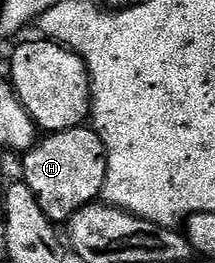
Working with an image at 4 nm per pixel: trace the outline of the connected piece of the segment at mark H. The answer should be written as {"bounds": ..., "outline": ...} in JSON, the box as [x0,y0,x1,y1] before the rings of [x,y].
{"bounds":[21,127,108,223],"outline":[[[92,127],[54,131],[24,153],[21,172],[24,182],[38,196],[42,211],[52,222],[66,223],[81,206],[98,199],[108,174],[107,149]]]}

